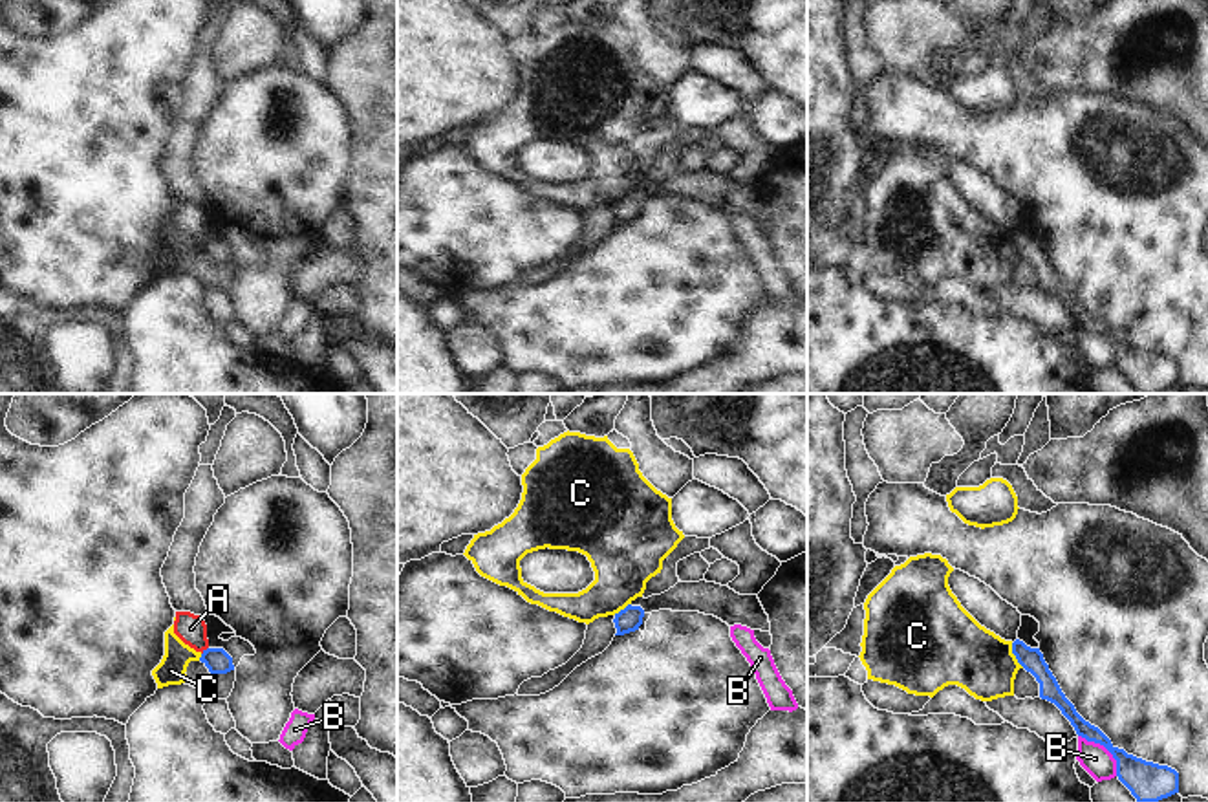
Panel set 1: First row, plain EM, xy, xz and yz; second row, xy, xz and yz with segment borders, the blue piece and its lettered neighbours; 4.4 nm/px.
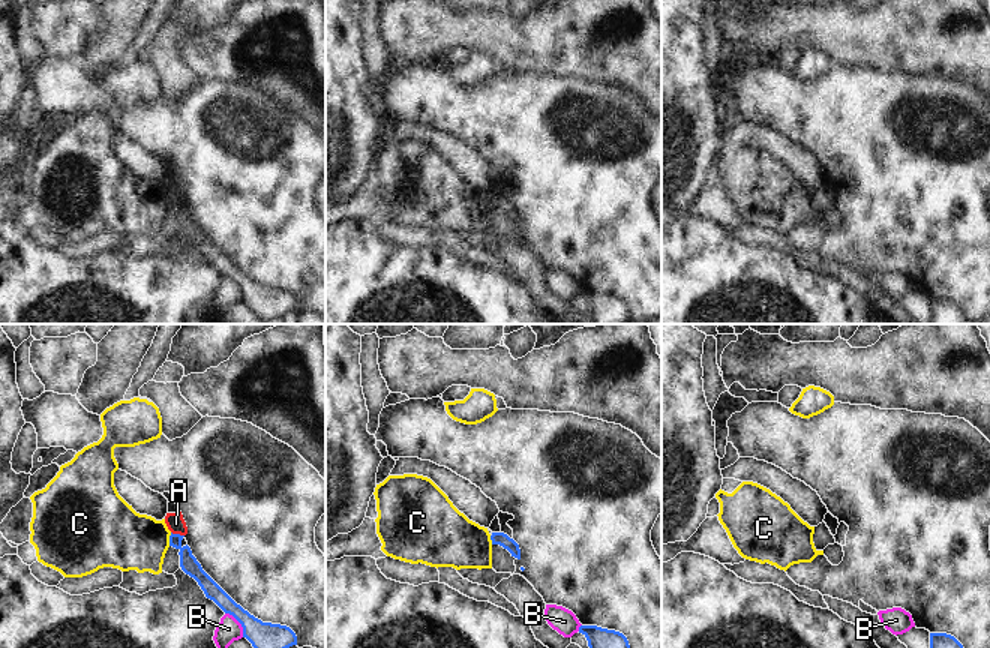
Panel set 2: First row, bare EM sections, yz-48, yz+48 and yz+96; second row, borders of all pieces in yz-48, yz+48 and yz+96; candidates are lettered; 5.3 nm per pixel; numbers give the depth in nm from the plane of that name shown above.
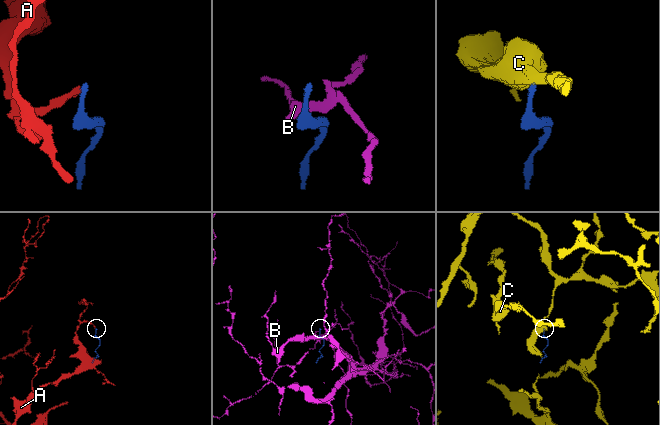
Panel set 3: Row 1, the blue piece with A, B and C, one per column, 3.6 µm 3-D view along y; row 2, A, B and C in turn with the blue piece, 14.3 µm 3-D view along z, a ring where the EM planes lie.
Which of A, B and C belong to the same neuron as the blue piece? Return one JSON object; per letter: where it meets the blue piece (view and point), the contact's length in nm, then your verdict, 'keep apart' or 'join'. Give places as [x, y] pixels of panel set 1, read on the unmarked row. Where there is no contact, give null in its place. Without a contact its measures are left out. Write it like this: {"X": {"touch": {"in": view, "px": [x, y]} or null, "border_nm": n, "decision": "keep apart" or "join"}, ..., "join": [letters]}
{"A": {"touch": {"in": "xy", "px": [205, 240]}, "border_nm": 50, "decision": "keep apart"}, "B": {"touch": {"in": "yz", "px": [1106, 337]}, "border_nm": 260, "decision": "keep apart"}, "C": {"touch": {"in": "yz", "px": [1014, 244]}, "border_nm": 130, "decision": "keep apart"}, "join": []}

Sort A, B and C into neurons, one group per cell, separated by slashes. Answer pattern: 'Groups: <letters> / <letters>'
Groups: A / B / C

